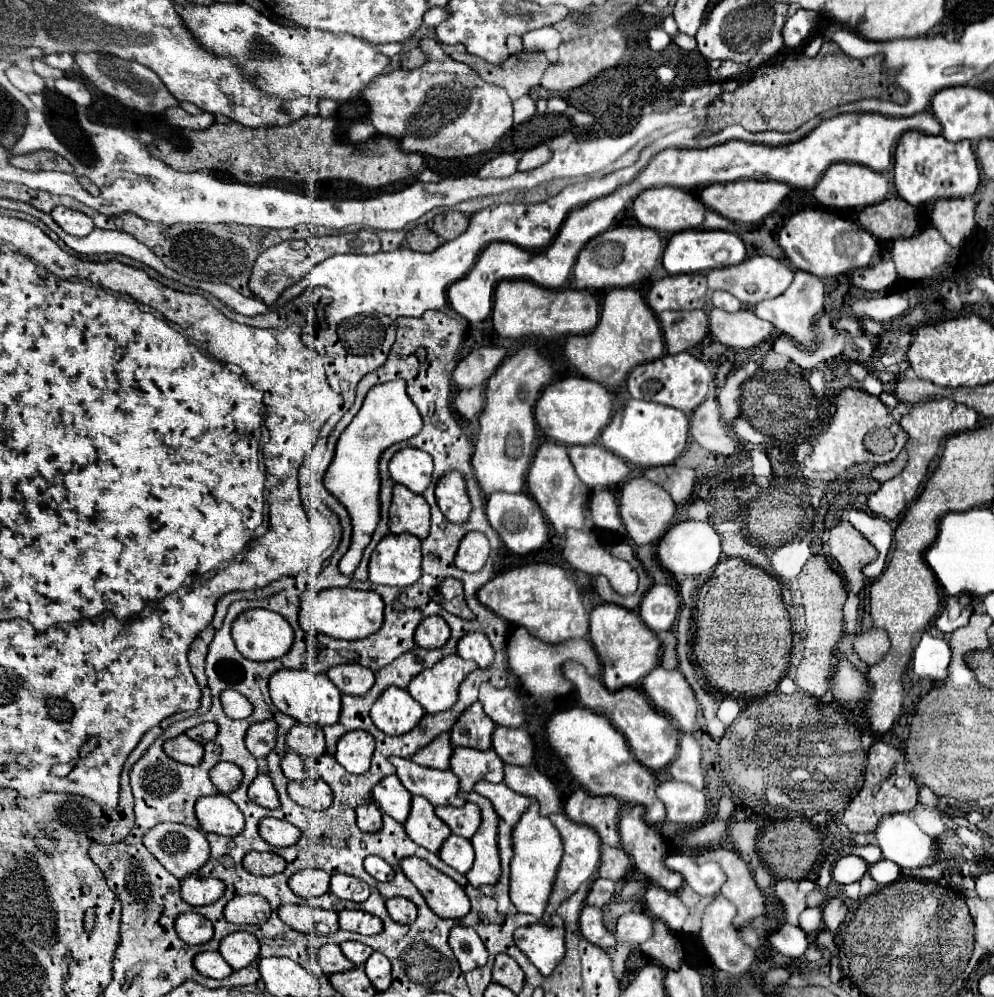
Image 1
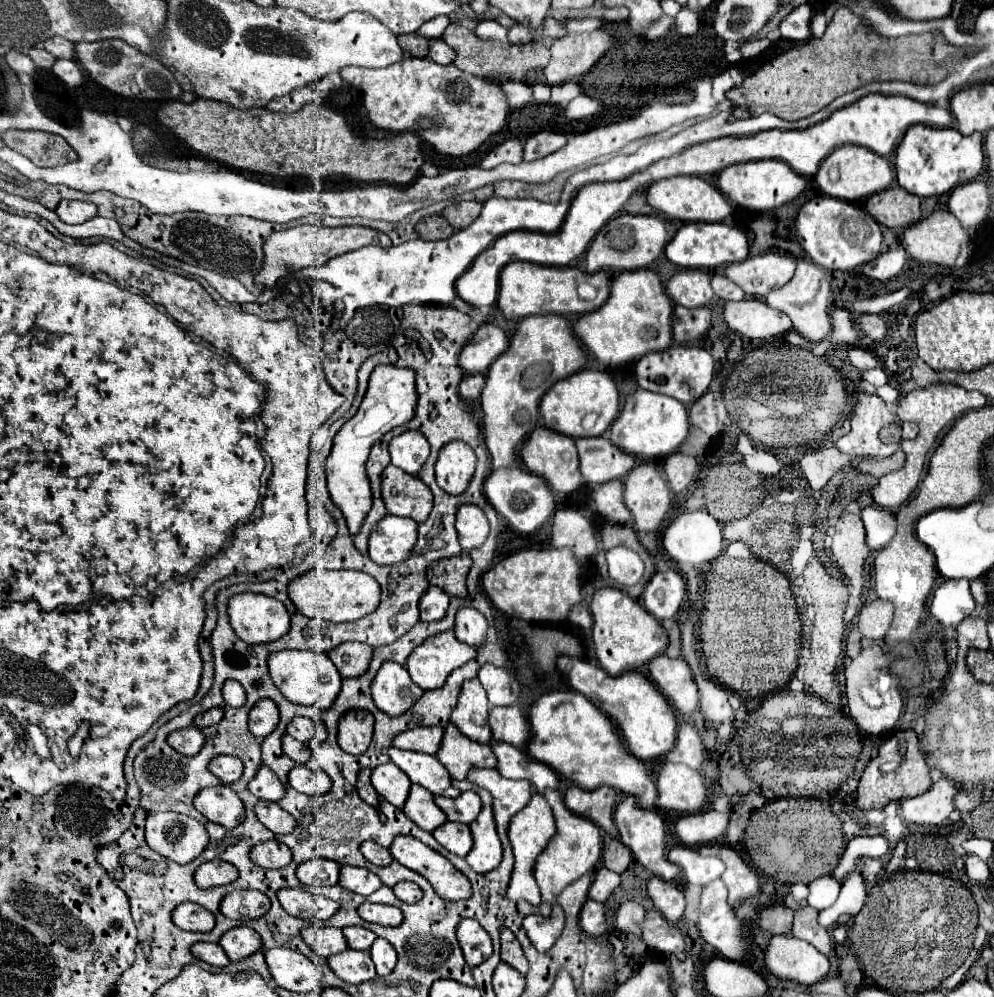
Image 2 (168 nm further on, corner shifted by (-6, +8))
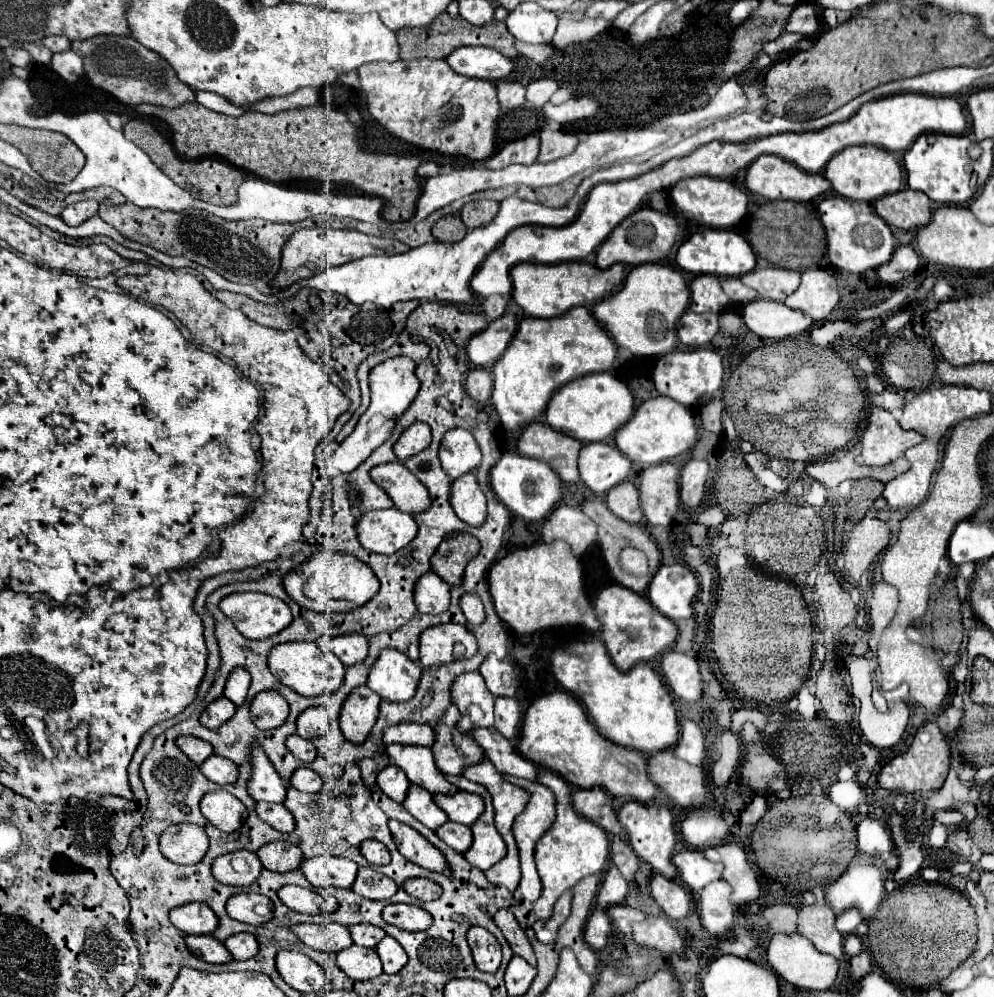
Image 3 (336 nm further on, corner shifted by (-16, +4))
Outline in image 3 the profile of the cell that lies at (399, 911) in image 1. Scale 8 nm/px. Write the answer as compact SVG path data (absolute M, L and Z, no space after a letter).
M410 878L410 880L406 880L406 882L402 884L402 888L404 888L410 896L414 896L414 898L418 898L418 900L422 900L422 902L436 900L436 898L440 898L440 894L442 894L442 888L436 886L436 884L434 884L432 880L428 880L428 878Z

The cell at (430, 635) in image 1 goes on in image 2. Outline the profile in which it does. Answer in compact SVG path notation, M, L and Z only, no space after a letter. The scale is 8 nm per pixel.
M430 586L426 596L420 598L420 620L422 622L442 620L442 616L446 616L448 602L450 602L450 596L446 596L446 592Z

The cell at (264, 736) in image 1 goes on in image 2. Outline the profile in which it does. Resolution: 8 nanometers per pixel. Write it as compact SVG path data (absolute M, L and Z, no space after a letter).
M260 700L250 712L248 726L256 738L266 738L270 732L274 732L274 728L278 726L276 704L272 700Z

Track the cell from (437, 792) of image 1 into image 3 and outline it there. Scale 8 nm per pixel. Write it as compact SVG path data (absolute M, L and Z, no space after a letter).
M388 744L386 754L394 760L398 768L404 770L408 780L416 786L426 788L436 794L454 794L458 788L450 784L444 774L436 768L432 752L428 746L410 746L410 744Z

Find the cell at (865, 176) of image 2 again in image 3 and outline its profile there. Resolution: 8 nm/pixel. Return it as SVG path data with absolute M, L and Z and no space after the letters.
M872 144L844 148L826 164L824 176L832 182L832 188L838 194L860 202L876 202L878 198L894 194L902 188L902 168L896 154L884 148L876 148Z

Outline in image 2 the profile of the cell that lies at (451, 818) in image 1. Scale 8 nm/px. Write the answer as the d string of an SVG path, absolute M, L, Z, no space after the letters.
M462 792L454 800L446 796L436 796L434 802L444 810L448 820L462 822L462 824L472 824L474 818L478 818L478 812L482 810L482 804L476 792Z

